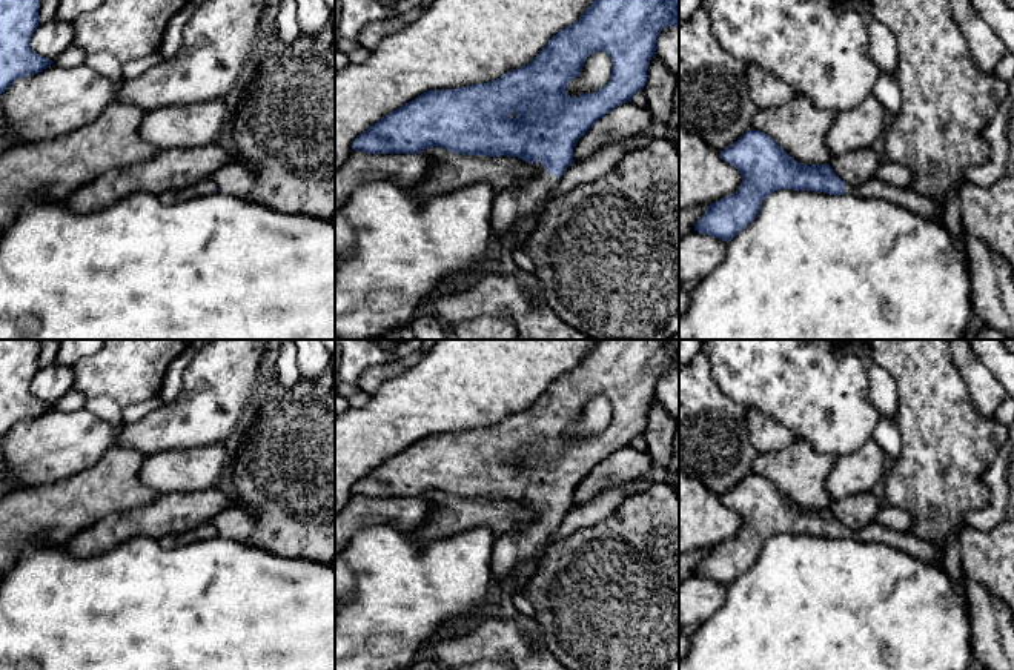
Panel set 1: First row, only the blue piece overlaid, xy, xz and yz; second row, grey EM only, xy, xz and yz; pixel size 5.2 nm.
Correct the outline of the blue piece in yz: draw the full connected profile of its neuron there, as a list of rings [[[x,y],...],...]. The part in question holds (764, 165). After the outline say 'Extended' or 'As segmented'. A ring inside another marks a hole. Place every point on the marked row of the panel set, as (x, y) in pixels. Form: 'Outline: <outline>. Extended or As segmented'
Outline: [[[753,128],[721,151],[721,157],[741,172],[742,183],[734,194],[707,206],[694,231],[727,243],[756,218],[762,201],[779,189],[882,198],[926,220],[937,220],[942,215],[933,200],[880,178],[873,177],[863,184],[850,186],[833,172],[830,164],[799,163],[768,134]]]. Extended

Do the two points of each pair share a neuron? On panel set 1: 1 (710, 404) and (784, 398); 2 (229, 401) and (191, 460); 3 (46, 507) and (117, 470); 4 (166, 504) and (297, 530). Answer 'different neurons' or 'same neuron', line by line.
1: different neurons
2: different neurons
3: same neuron
4: different neurons

